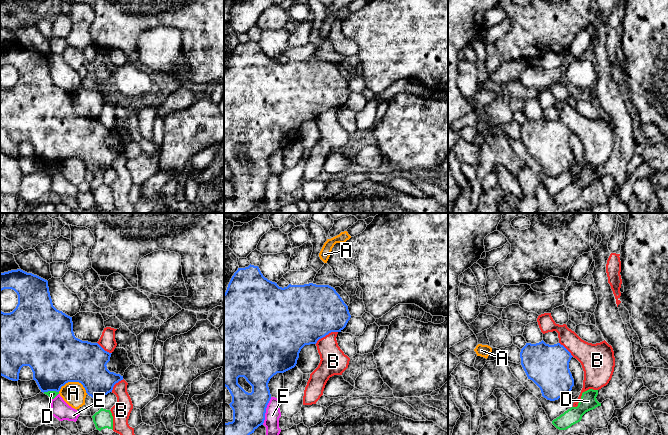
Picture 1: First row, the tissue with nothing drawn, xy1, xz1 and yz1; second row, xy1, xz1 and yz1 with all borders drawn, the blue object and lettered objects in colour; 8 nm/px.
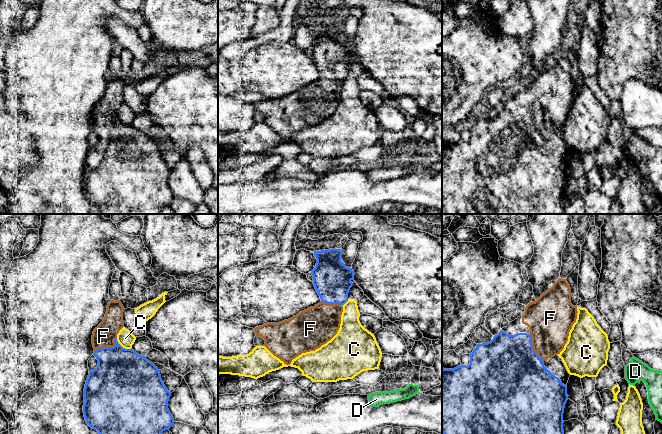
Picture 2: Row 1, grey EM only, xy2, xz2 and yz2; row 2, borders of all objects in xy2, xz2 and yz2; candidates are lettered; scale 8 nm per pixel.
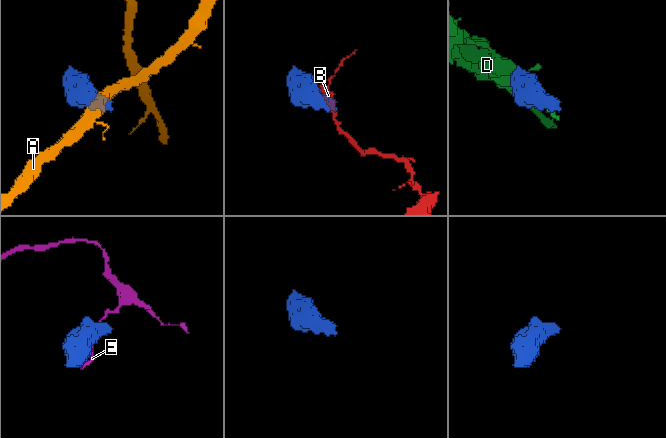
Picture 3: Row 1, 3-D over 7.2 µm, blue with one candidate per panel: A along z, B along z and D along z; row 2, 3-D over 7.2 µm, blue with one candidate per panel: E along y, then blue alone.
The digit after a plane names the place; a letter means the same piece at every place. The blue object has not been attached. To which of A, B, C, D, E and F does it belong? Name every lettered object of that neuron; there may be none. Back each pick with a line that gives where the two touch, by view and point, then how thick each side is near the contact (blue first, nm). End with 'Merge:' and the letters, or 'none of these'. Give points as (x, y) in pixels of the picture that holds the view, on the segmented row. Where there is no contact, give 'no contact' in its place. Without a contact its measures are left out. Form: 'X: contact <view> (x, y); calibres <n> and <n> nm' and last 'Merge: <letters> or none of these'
F: contact xy2 (108, 347); calibres 420 and 180 nm
Merge: F

